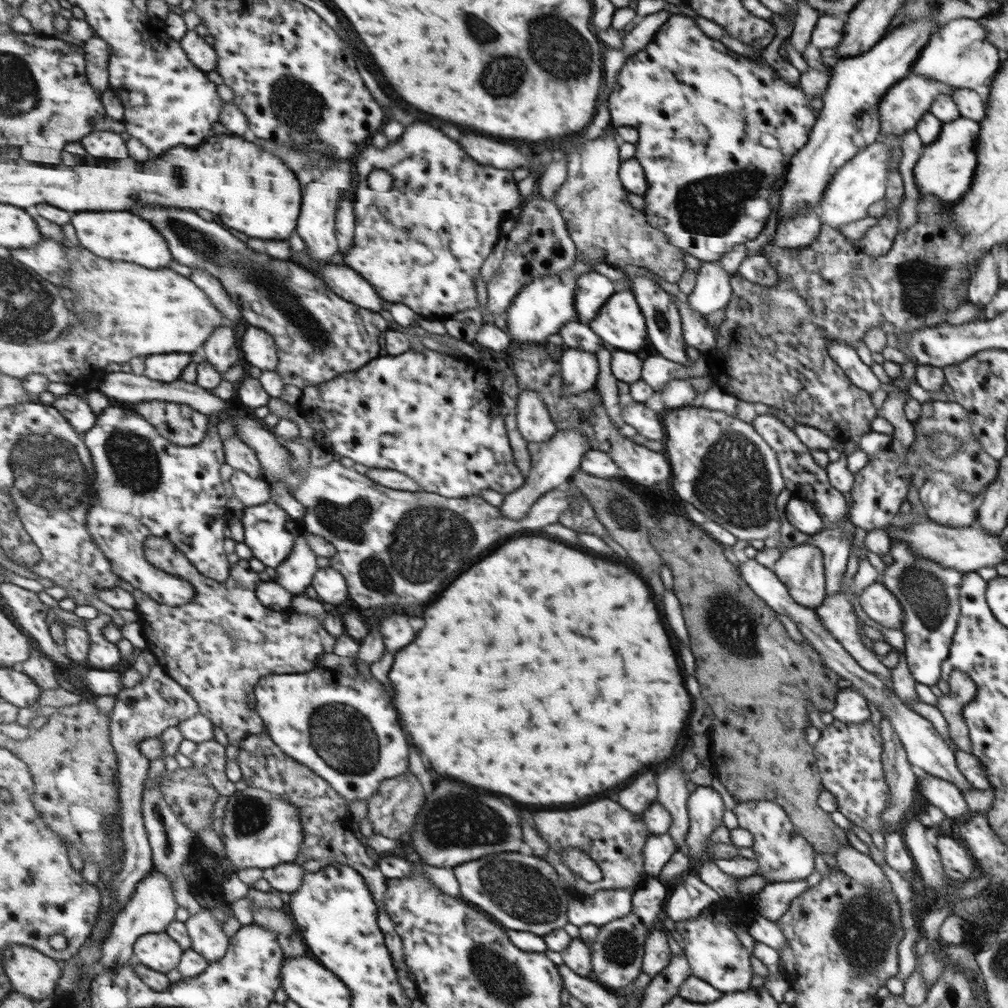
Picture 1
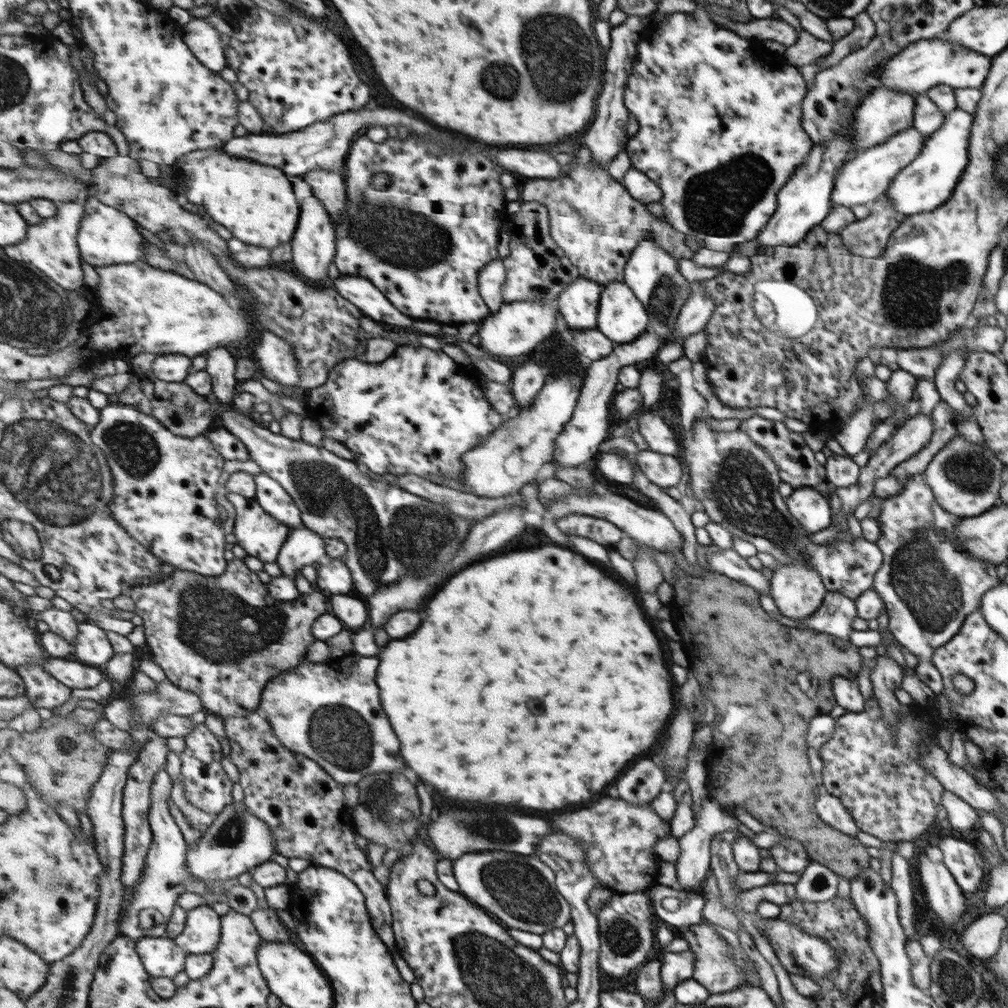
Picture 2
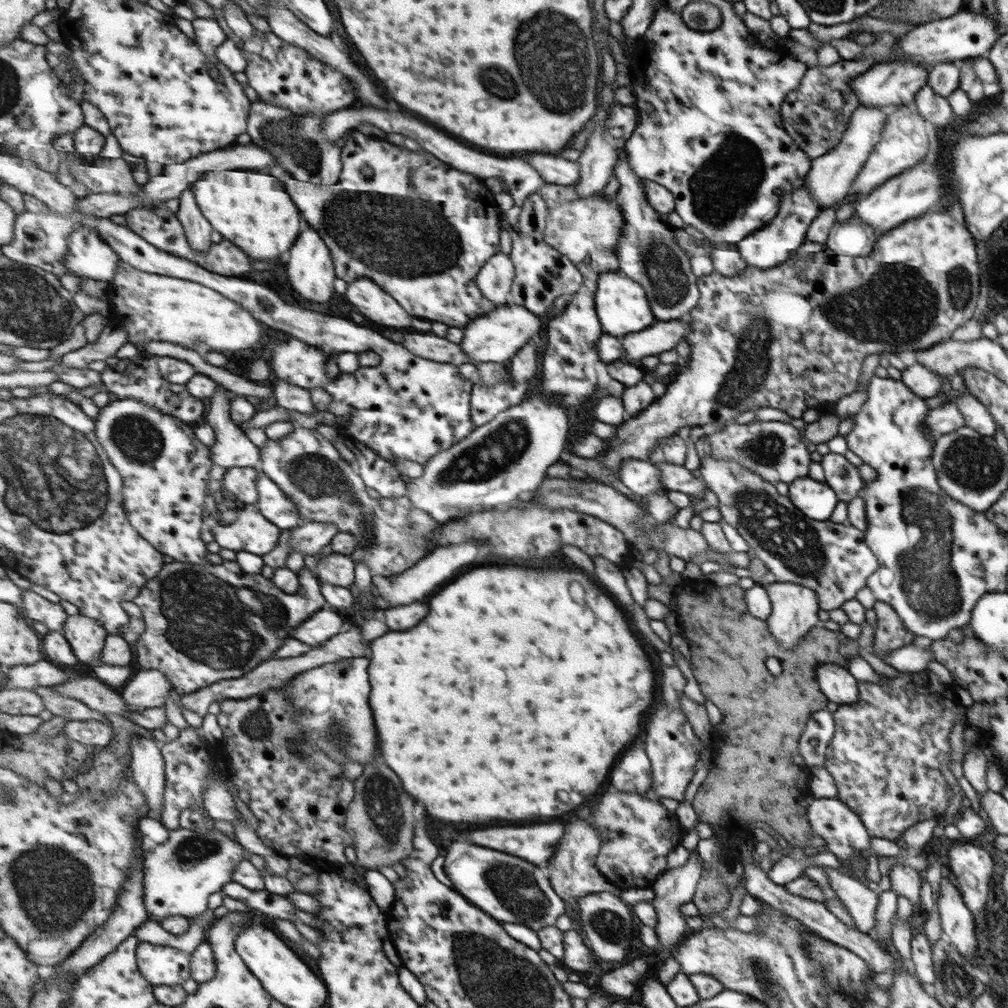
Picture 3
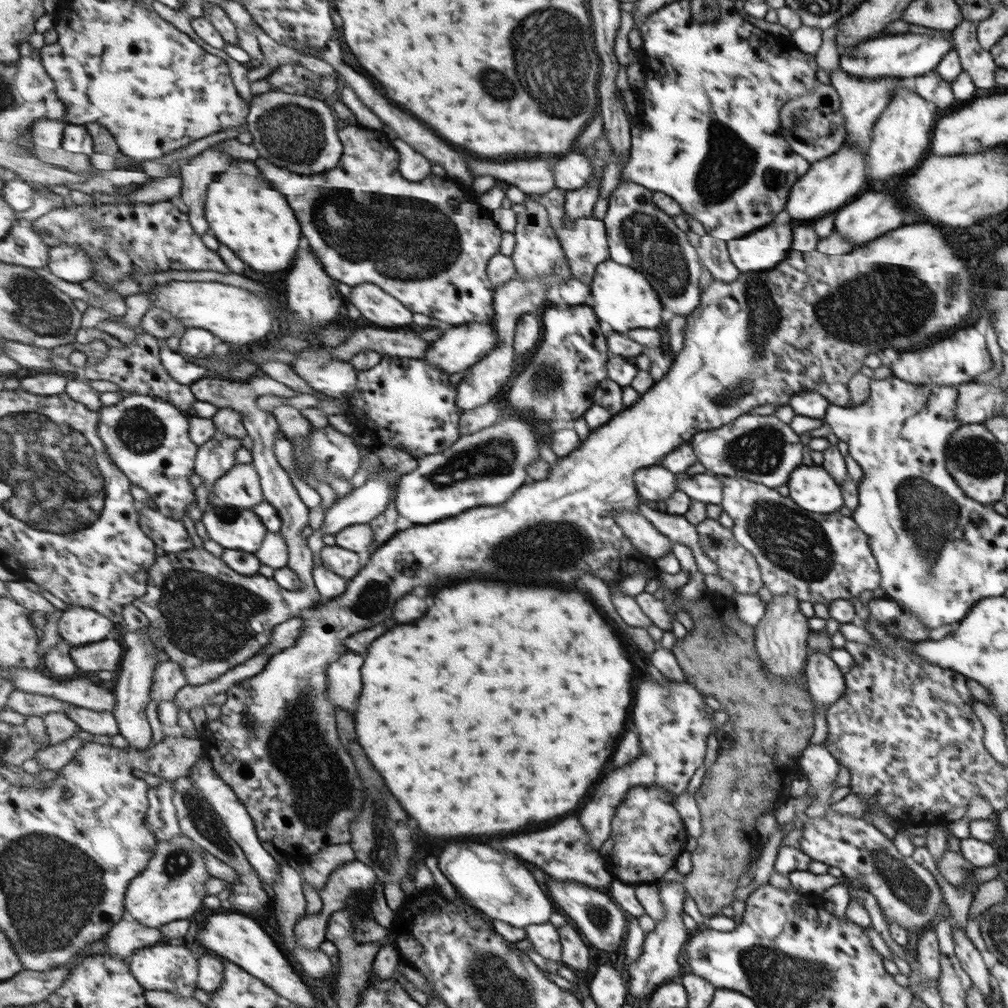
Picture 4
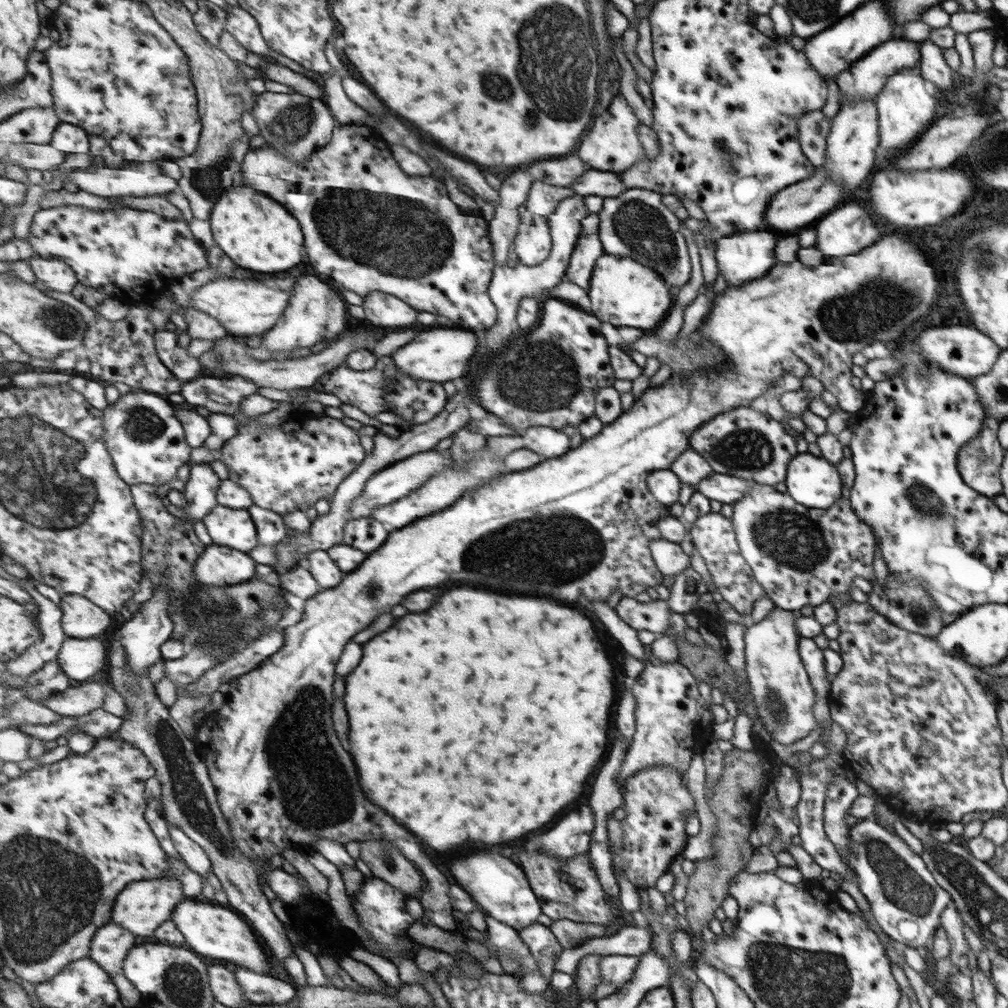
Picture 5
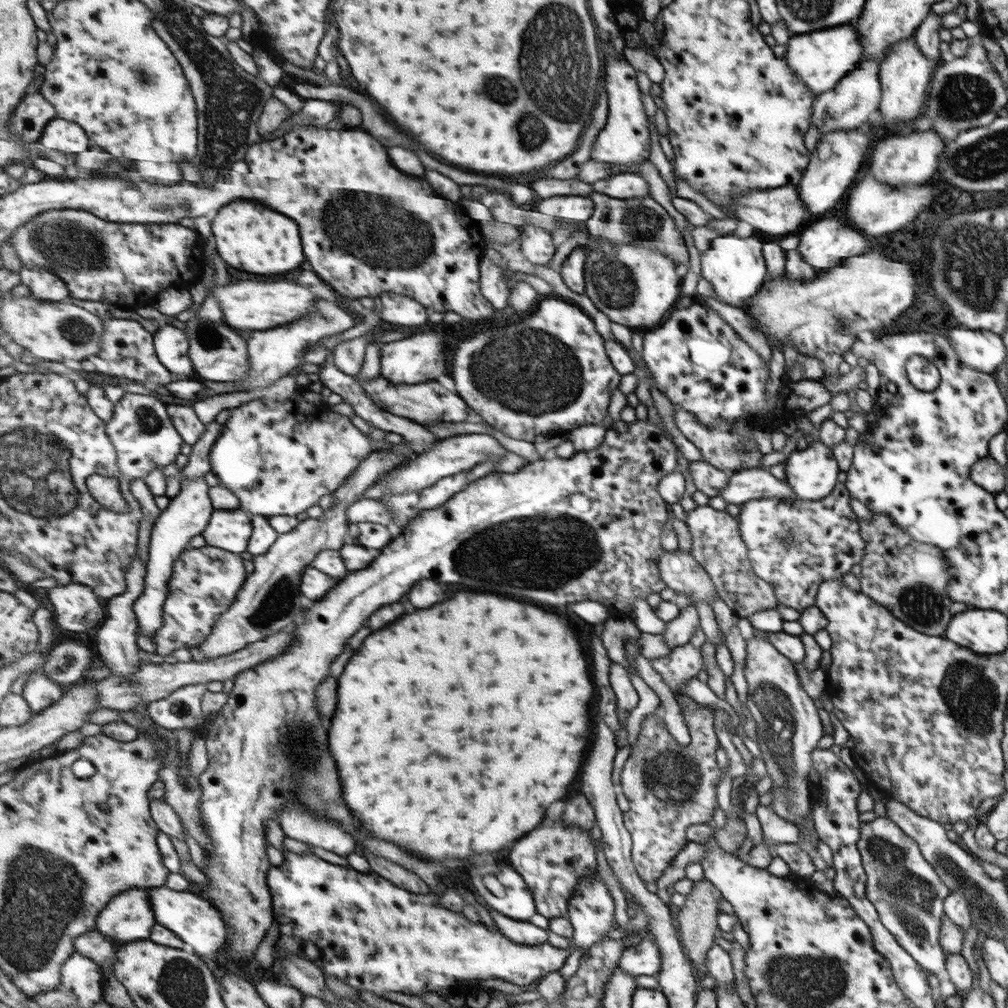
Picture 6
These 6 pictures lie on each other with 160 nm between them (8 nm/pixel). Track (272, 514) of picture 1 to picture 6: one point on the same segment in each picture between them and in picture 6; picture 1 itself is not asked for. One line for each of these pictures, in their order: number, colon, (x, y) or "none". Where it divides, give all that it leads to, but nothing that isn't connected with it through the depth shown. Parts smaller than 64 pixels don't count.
2: (261, 535)
3: (252, 531)
4: (244, 530)
5: (234, 528)
6: (232, 530)

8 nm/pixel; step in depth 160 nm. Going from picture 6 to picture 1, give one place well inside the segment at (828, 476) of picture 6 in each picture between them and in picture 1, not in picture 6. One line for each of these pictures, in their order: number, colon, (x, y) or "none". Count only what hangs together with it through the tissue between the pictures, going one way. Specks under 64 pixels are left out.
1: (799, 513)
2: (810, 508)
3: (816, 500)
4: (811, 487)
5: (811, 481)

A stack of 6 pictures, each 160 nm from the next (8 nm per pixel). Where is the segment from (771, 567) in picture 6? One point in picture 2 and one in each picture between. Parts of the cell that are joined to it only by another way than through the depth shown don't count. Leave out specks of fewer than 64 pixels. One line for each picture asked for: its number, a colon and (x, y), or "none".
2: (735, 481)
3: (833, 560)
4: (815, 557)
5: (800, 556)

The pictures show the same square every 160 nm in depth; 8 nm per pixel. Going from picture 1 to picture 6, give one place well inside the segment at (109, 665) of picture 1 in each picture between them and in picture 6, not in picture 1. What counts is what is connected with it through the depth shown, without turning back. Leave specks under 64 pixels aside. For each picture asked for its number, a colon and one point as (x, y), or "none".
2: (93, 647)
3: (88, 638)
4: (80, 626)
5: (82, 618)
6: (77, 608)

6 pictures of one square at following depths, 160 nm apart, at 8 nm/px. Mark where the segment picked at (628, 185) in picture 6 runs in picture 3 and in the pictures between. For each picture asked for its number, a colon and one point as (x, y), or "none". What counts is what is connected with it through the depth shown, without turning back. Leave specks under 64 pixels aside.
3: (556, 170)
4: (572, 171)
5: (593, 182)

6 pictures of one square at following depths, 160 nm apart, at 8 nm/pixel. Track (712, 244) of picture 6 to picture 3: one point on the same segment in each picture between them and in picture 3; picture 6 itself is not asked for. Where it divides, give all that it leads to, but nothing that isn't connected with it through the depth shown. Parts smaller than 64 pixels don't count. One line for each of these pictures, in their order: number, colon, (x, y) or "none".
3: (768, 246)
4: (760, 250)
5: (741, 257)

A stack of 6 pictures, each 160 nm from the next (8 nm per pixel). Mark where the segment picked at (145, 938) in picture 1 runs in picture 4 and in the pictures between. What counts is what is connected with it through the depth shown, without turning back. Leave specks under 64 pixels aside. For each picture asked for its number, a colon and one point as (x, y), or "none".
2: (162, 956)
3: (161, 964)
4: (174, 968)

